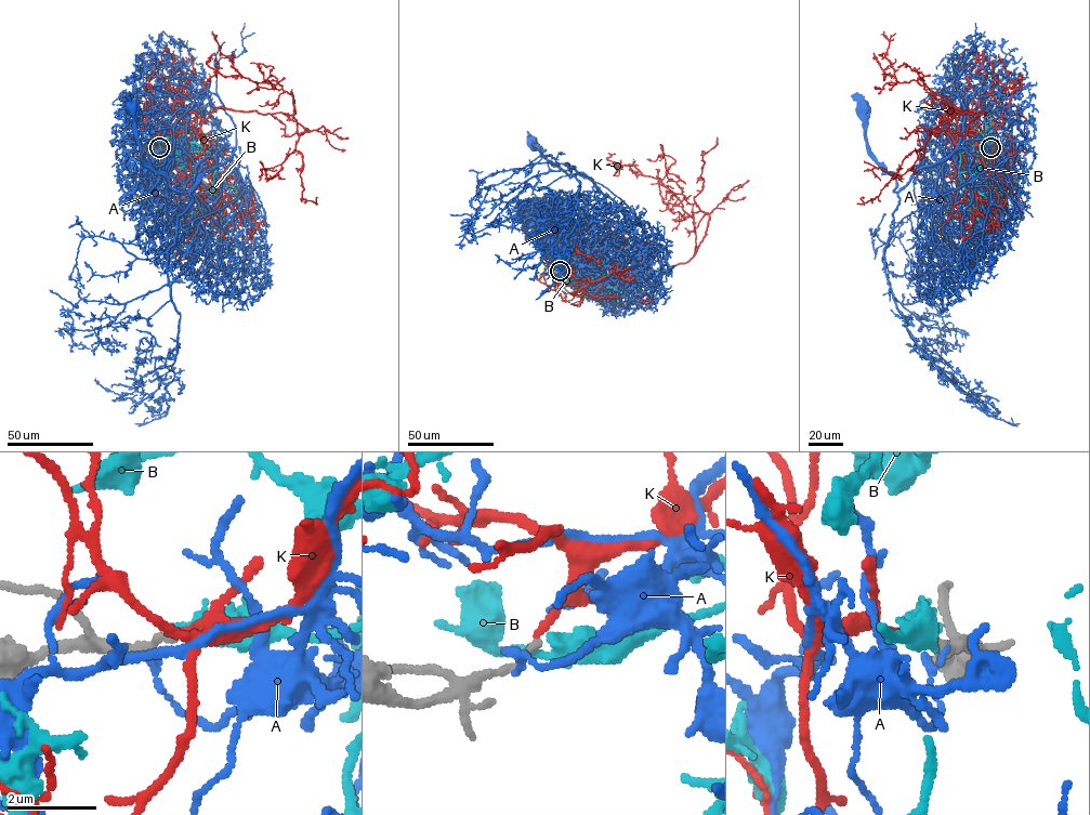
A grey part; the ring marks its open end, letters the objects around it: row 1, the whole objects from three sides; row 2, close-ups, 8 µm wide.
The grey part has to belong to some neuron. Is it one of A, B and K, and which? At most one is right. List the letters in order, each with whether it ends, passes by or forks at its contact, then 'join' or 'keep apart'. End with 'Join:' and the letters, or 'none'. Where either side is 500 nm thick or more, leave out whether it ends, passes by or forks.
A: it ends; keep apart
B: it passes by; keep apart
K: it ends; join
Join: K

